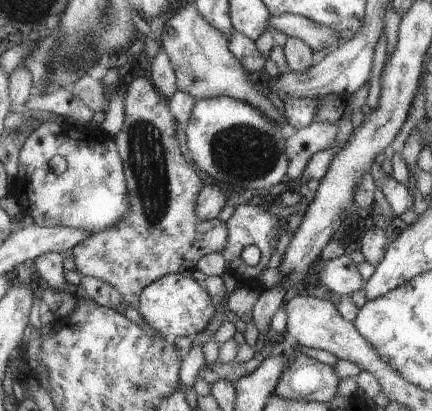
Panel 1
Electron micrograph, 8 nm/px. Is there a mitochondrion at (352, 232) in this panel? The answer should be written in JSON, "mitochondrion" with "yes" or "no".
{"mitochondrion":"no"}

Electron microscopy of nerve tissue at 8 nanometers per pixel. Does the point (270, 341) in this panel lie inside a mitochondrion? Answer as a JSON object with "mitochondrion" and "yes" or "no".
{"mitochondrion":"no"}

